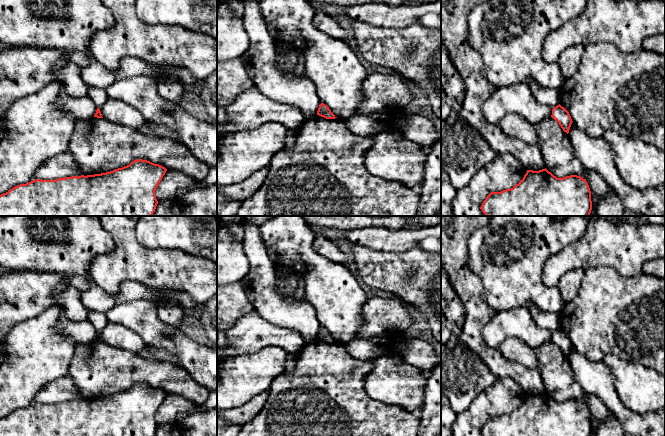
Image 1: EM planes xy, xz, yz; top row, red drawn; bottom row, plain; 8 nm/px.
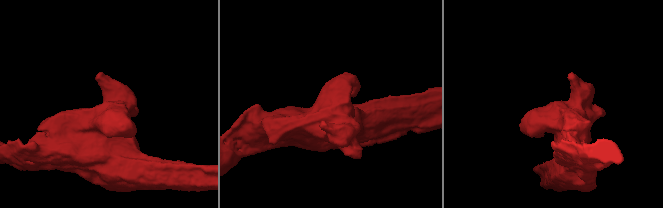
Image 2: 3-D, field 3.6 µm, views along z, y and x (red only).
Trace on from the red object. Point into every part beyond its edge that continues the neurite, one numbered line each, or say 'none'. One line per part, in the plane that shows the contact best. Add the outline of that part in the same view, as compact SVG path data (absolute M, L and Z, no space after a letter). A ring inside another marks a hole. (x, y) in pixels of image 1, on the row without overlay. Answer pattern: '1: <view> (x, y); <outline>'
none

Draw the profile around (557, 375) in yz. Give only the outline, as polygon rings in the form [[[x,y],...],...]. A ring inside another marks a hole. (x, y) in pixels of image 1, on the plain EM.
[[[552,341],[536,349],[538,370],[546,393],[557,402],[577,399],[586,403],[586,392],[577,383],[568,358]]]

